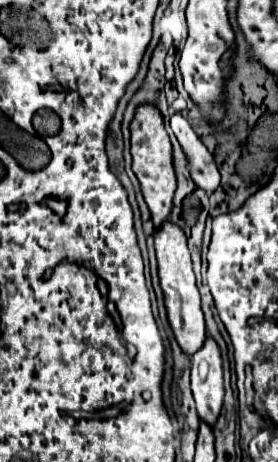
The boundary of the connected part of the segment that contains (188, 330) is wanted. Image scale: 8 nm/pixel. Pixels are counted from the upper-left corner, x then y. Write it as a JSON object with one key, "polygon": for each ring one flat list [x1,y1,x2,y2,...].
{"polygon":[[166,219,154,233,154,245,156,245,158,275,160,275,160,287,164,291,168,321,172,325,176,341,184,349,184,353,192,355,202,347,202,343,206,339,206,325,204,325,204,313,200,307,200,293,196,287,196,277,192,271,192,259,190,259,186,235,178,225,174,225,170,219]]}

